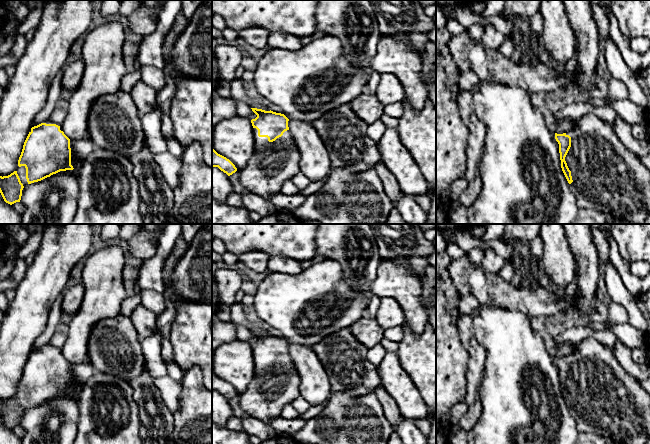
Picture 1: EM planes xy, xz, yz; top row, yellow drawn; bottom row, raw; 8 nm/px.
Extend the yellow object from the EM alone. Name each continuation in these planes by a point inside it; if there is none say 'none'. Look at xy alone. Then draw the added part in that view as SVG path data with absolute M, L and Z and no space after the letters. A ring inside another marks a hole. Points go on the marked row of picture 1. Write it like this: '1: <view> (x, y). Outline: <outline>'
1: xy (21, 171). Outline: M17 166L16 171L17 171L17 174L20 178L21 183L25 187L28 184L27 179L26 179L26 168L25 168L25 166L21 166L21 167Z

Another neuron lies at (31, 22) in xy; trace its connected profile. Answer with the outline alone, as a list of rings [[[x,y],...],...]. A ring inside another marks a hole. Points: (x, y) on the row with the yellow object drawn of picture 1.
[[[37,0],[37,2],[38,5],[29,12],[27,18],[19,27],[18,34],[26,35],[38,26],[45,4],[44,0]]]

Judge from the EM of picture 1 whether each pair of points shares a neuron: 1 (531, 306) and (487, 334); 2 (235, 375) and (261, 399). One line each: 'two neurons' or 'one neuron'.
1: two neurons
2: two neurons

